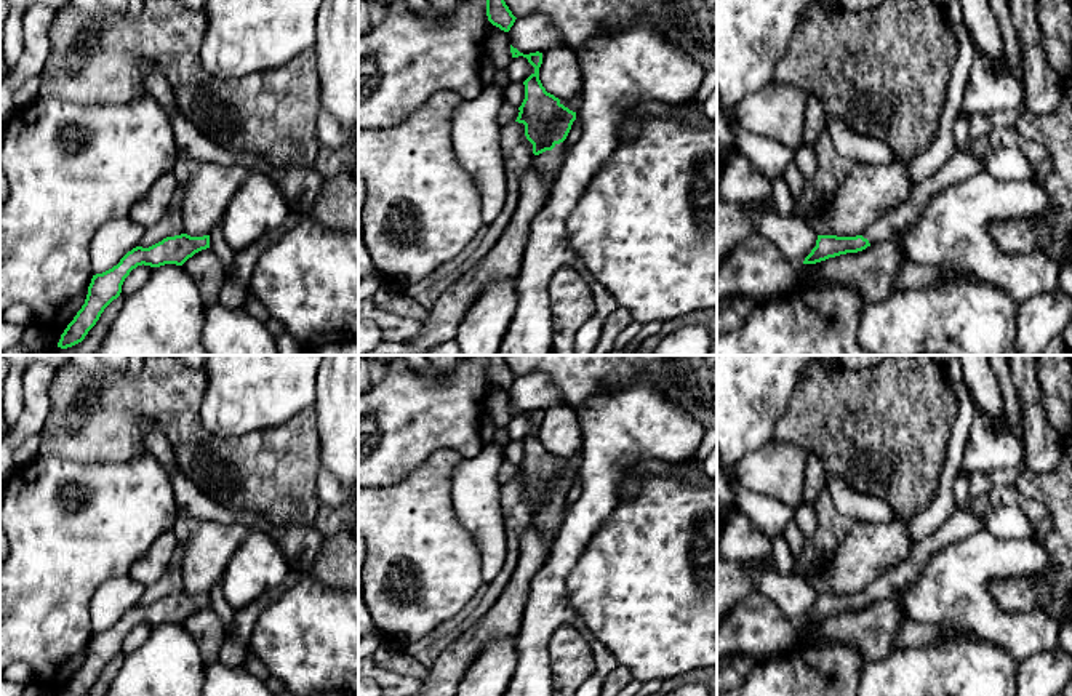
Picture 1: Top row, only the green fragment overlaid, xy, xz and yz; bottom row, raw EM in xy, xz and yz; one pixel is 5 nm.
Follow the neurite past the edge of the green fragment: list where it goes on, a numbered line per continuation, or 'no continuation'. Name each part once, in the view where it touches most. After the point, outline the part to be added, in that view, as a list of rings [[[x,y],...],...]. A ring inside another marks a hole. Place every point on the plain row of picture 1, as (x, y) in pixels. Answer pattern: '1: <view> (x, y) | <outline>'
1: xz (549, 520) | [[[566,499],[555,502],[552,509],[546,509],[539,514],[534,514],[533,525],[542,533],[552,536],[558,531],[560,525],[563,523],[566,510]]]

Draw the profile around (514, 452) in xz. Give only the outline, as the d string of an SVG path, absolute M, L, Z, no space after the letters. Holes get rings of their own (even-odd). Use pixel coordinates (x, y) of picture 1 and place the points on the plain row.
M509 440L502 450L504 461L520 466L525 458L523 440Z

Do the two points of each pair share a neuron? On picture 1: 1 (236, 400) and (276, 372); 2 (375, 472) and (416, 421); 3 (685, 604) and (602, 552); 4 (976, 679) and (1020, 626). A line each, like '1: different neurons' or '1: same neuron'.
1: same neuron
2: same neuron
3: same neuron
4: different neurons

